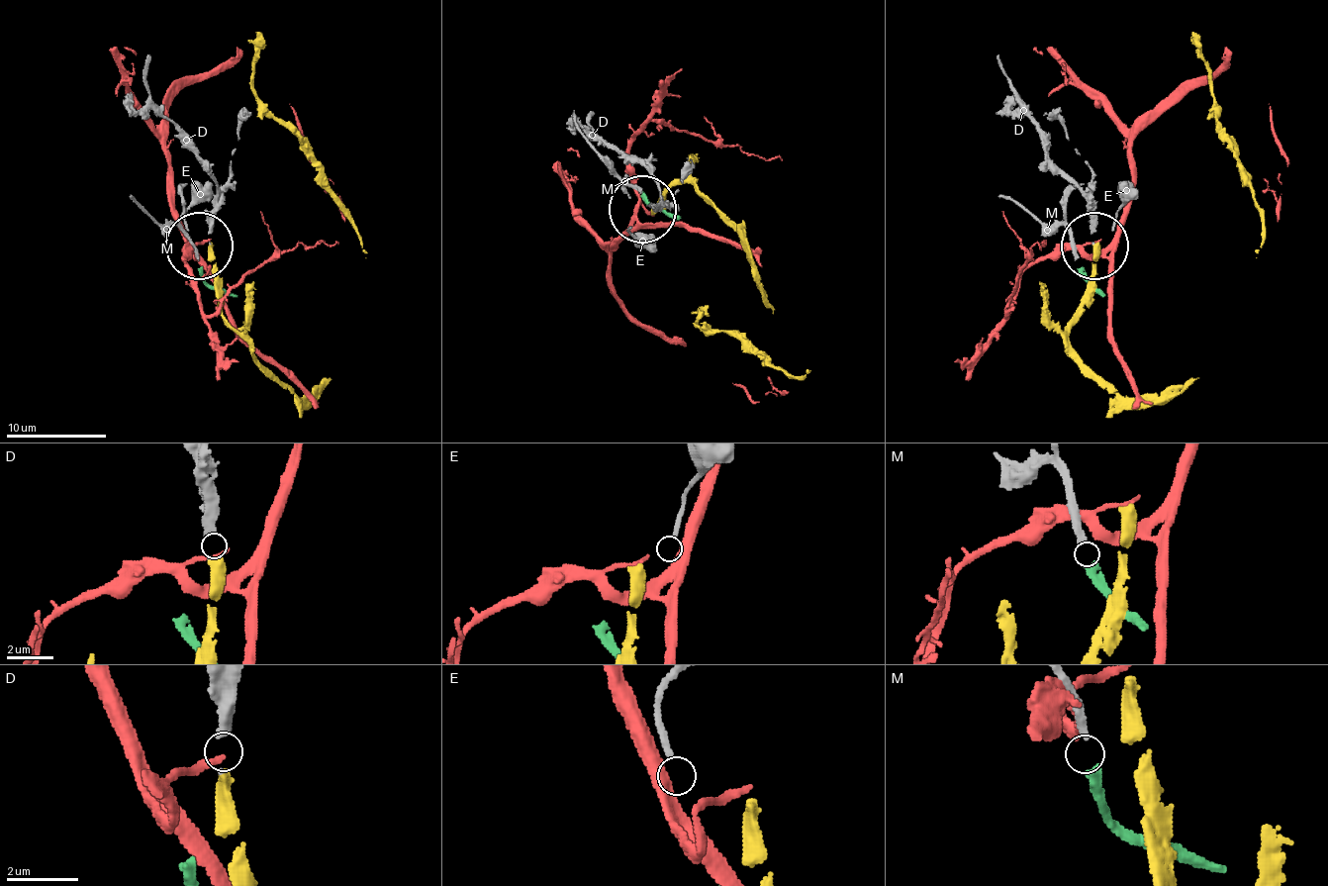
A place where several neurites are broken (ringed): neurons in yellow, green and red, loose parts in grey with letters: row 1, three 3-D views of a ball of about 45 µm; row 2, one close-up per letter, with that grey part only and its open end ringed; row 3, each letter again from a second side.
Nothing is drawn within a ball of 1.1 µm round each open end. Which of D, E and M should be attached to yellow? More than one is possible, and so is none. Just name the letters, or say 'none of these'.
D

